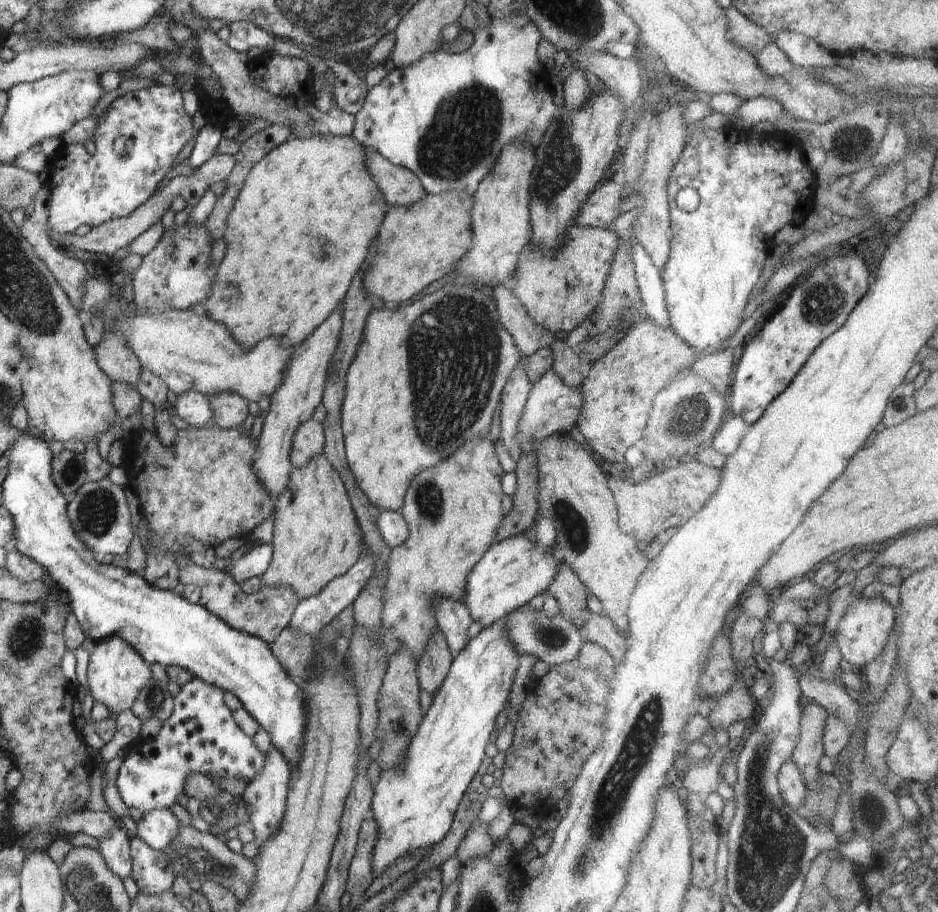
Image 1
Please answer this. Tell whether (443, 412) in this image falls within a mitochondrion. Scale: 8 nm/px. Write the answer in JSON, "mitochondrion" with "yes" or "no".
{"mitochondrion":"yes"}

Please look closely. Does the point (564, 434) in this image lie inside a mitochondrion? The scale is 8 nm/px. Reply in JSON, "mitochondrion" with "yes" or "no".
{"mitochondrion":"no"}

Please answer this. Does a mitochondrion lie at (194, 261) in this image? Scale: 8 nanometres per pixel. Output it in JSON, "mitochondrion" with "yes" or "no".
{"mitochondrion":"no"}

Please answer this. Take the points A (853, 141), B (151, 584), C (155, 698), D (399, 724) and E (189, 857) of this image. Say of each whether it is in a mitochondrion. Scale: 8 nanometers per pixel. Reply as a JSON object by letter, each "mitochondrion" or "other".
{"A":"mitochondrion","B":"other","C":"mitochondrion","D":"mitochondrion","E":"mitochondrion"}

